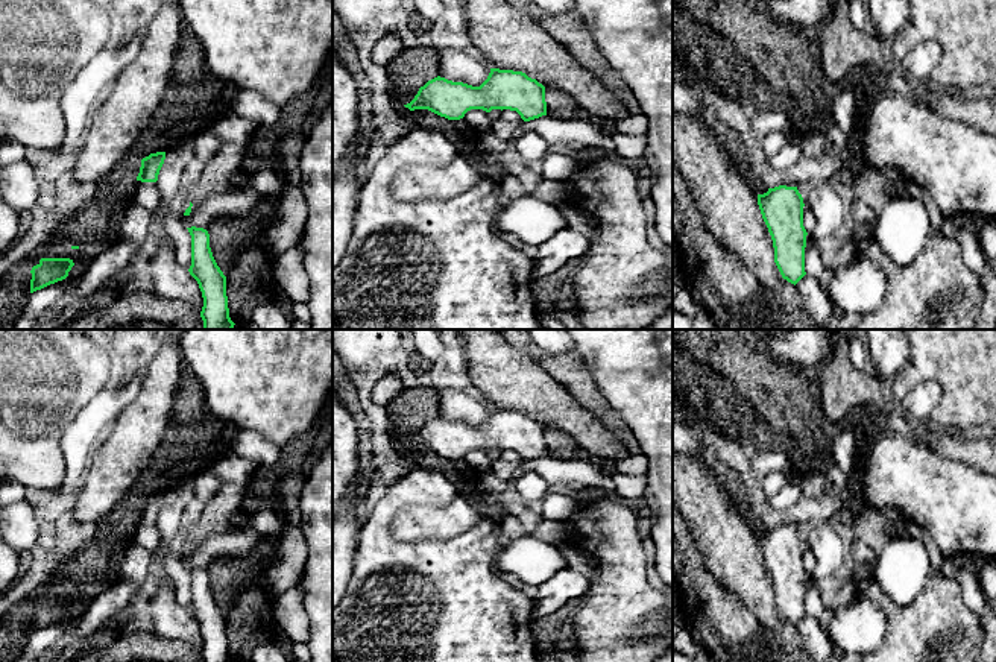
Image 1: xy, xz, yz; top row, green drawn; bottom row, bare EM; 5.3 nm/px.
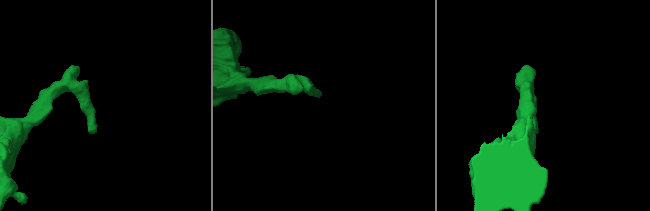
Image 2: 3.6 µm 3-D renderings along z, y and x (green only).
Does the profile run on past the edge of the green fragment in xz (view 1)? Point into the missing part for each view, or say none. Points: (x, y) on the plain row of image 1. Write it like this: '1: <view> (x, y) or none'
1: none

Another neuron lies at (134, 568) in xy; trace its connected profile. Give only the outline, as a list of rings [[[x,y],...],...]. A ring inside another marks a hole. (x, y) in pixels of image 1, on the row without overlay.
[[[132,542],[120,565],[117,582],[132,582],[135,588],[140,588],[144,583],[150,563],[152,553]]]

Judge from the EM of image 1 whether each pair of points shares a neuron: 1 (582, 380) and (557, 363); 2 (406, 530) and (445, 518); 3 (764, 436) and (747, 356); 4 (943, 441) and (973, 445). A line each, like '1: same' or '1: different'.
1: same
2: same
3: same
4: same

